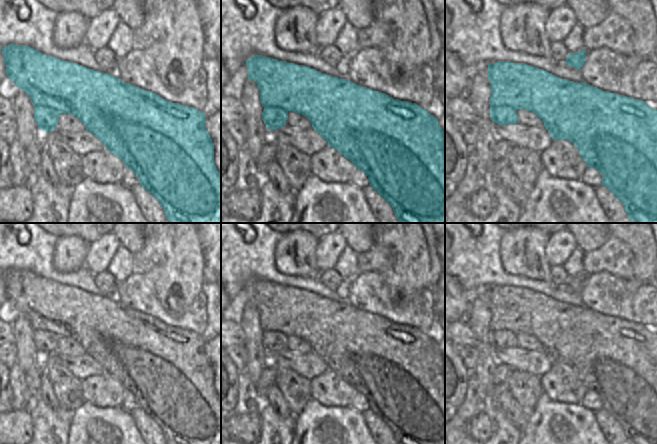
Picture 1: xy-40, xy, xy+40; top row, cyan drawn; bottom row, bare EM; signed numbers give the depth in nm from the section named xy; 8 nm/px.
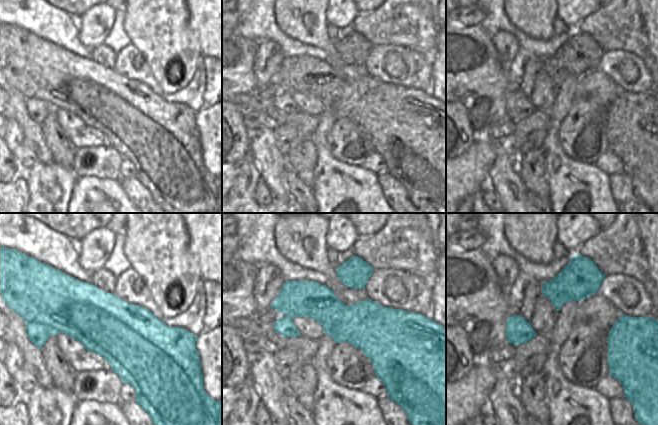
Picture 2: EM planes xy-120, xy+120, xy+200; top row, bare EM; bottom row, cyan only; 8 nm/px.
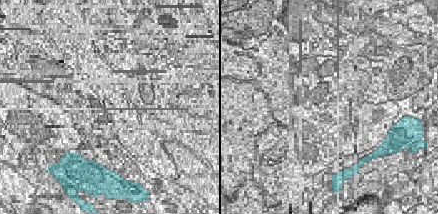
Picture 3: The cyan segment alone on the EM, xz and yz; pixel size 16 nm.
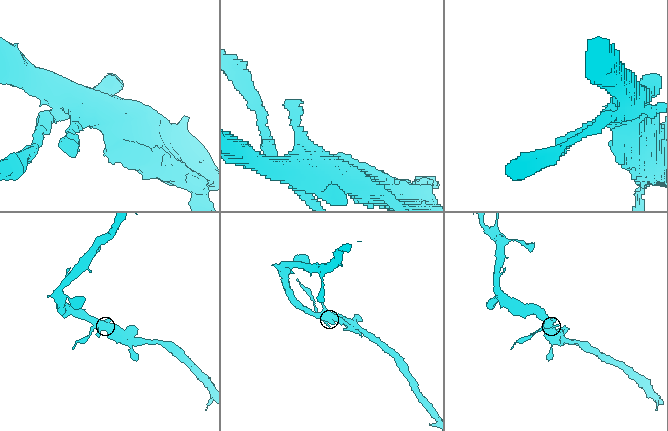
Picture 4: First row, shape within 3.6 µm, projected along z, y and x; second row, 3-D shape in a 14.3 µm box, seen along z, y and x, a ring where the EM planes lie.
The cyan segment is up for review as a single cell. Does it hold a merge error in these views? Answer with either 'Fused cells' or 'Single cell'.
Fused cells

